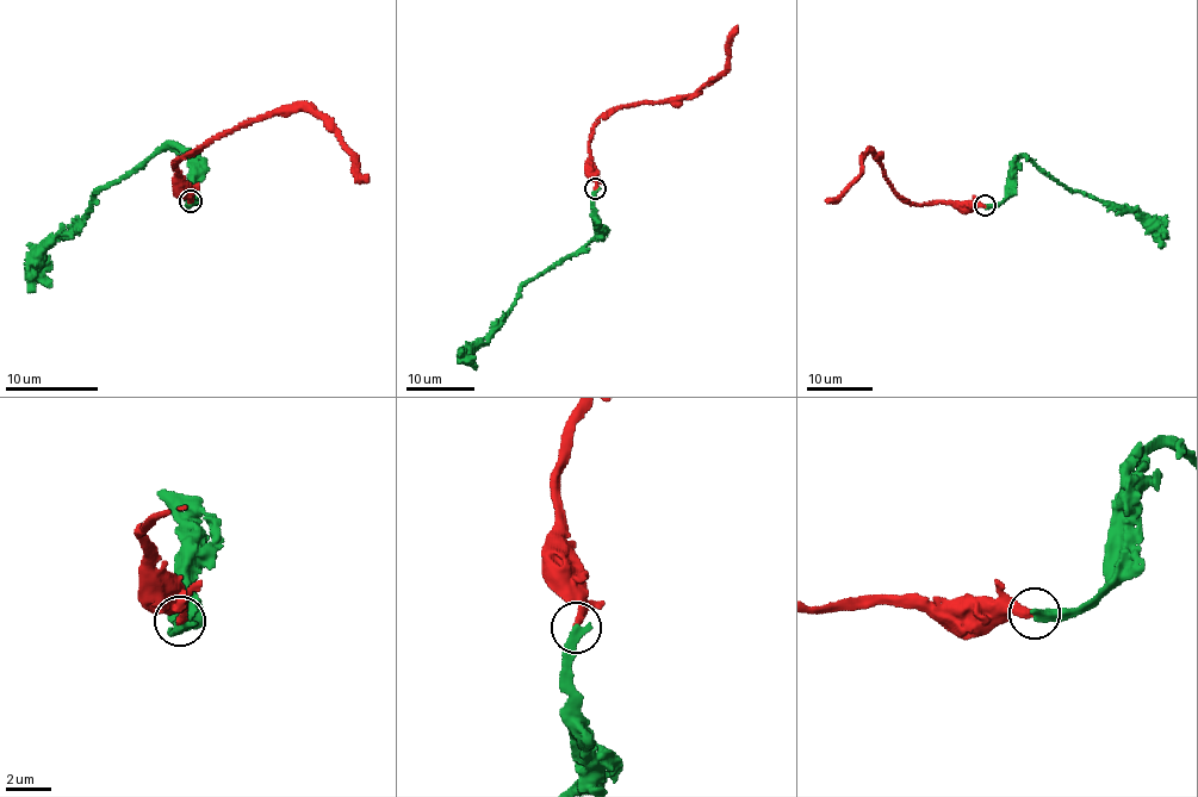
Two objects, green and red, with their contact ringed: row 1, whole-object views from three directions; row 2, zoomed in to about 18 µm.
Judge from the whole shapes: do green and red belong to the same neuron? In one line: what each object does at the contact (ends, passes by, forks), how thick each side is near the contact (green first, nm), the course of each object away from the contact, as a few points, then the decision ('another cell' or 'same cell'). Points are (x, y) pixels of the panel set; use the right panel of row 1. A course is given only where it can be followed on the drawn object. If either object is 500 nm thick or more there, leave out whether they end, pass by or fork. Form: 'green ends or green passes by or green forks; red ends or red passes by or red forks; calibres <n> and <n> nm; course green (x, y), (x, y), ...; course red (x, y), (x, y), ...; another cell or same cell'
green ends; red ends; calibres 440 and 320 nm; course green (985, 205), (1000, 204), (1005, 199), (1006, 179), (1016, 160), (1023, 157), (1073, 190), (1135, 212), (1164, 237); course red (985, 205), (908, 203), (893, 187), (873, 150), (863, 157), (862, 174), (842, 194), (825, 201); another cell

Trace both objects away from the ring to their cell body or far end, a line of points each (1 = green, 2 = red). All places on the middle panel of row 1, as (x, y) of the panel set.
1: (595, 190), (597, 230), (583, 248), (521, 287), (510, 312), (467, 355), (475, 356)
2: (595, 190), (589, 150), (593, 126), (624, 107), (694, 97), (722, 73), (726, 44), (737, 25)

